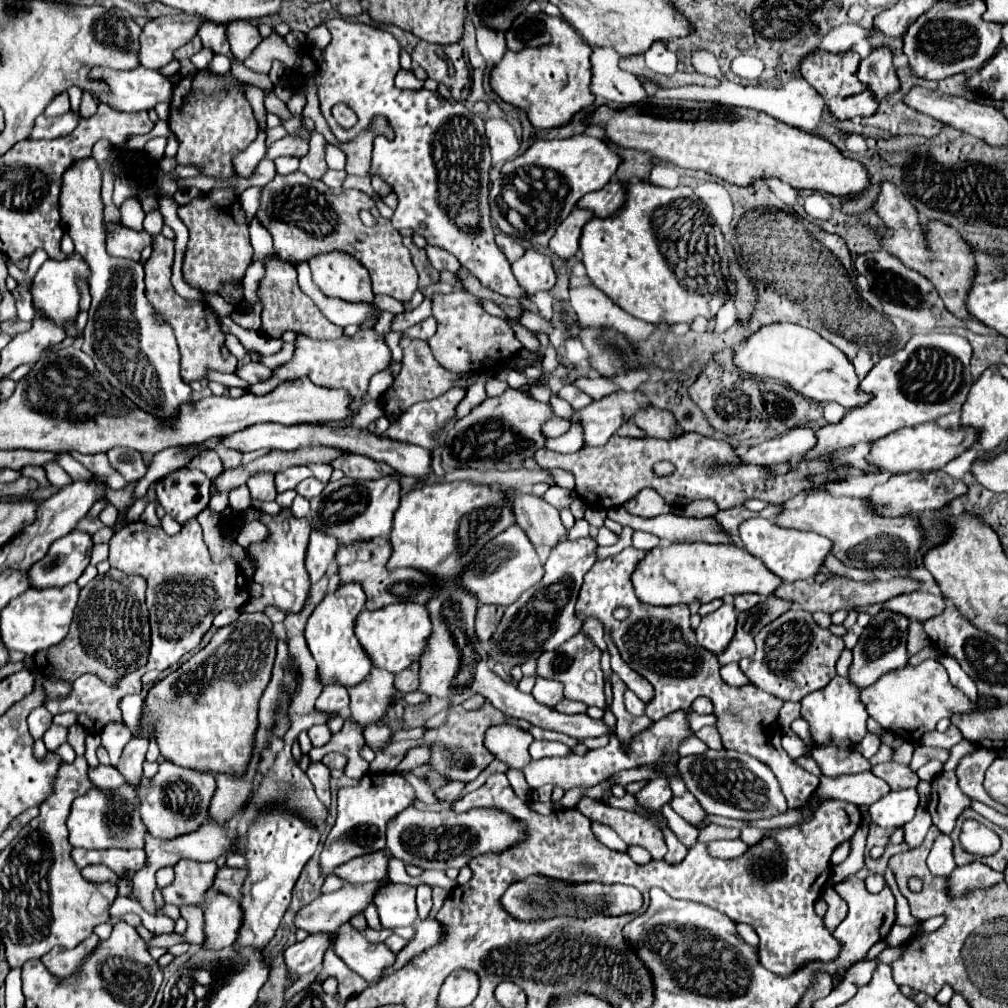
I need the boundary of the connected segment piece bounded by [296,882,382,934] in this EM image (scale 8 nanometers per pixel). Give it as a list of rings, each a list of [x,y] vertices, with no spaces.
[[[346,882],[336,892],[320,894],[314,902],[304,906],[296,914],[296,926],[310,934],[314,934],[314,932],[334,934],[352,916],[362,914],[366,910],[366,904],[372,902],[374,892],[380,886],[382,886],[382,882],[372,882],[372,884]]]

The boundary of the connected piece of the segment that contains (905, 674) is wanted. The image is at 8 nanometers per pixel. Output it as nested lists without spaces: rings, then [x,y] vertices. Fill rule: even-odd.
[[[924,660],[920,666],[904,666],[900,670],[892,670],[884,674],[876,684],[860,692],[860,700],[864,702],[870,718],[874,718],[888,732],[910,732],[910,740],[916,740],[926,730],[934,730],[942,718],[950,718],[958,712],[978,712],[984,708],[998,706],[998,700],[970,700],[960,688],[952,686],[946,674],[946,668],[938,660]]]

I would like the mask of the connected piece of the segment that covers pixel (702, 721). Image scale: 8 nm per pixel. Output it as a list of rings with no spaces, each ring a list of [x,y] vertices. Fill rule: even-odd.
[[[688,712],[688,728],[692,730],[692,734],[696,734],[702,726],[714,726],[716,724],[716,718],[710,714],[710,716],[700,716],[696,712]]]

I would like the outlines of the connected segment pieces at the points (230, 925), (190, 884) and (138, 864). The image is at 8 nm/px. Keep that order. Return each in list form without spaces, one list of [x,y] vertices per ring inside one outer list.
[[[214,890],[214,898],[208,902],[204,910],[204,932],[206,932],[206,948],[226,948],[234,944],[238,938],[238,928],[242,924],[242,908],[238,908],[238,900]]]
[[[180,860],[174,866],[174,880],[166,888],[162,888],[162,896],[166,904],[174,904],[178,908],[194,904],[202,906],[204,904],[204,894],[208,888],[214,884],[216,876],[216,864],[198,864],[192,860]]]
[[[74,848],[72,858],[76,860],[78,868],[84,868],[88,864],[106,864],[112,868],[118,876],[134,876],[144,864],[146,864],[146,854],[144,850],[84,850],[84,848]]]

